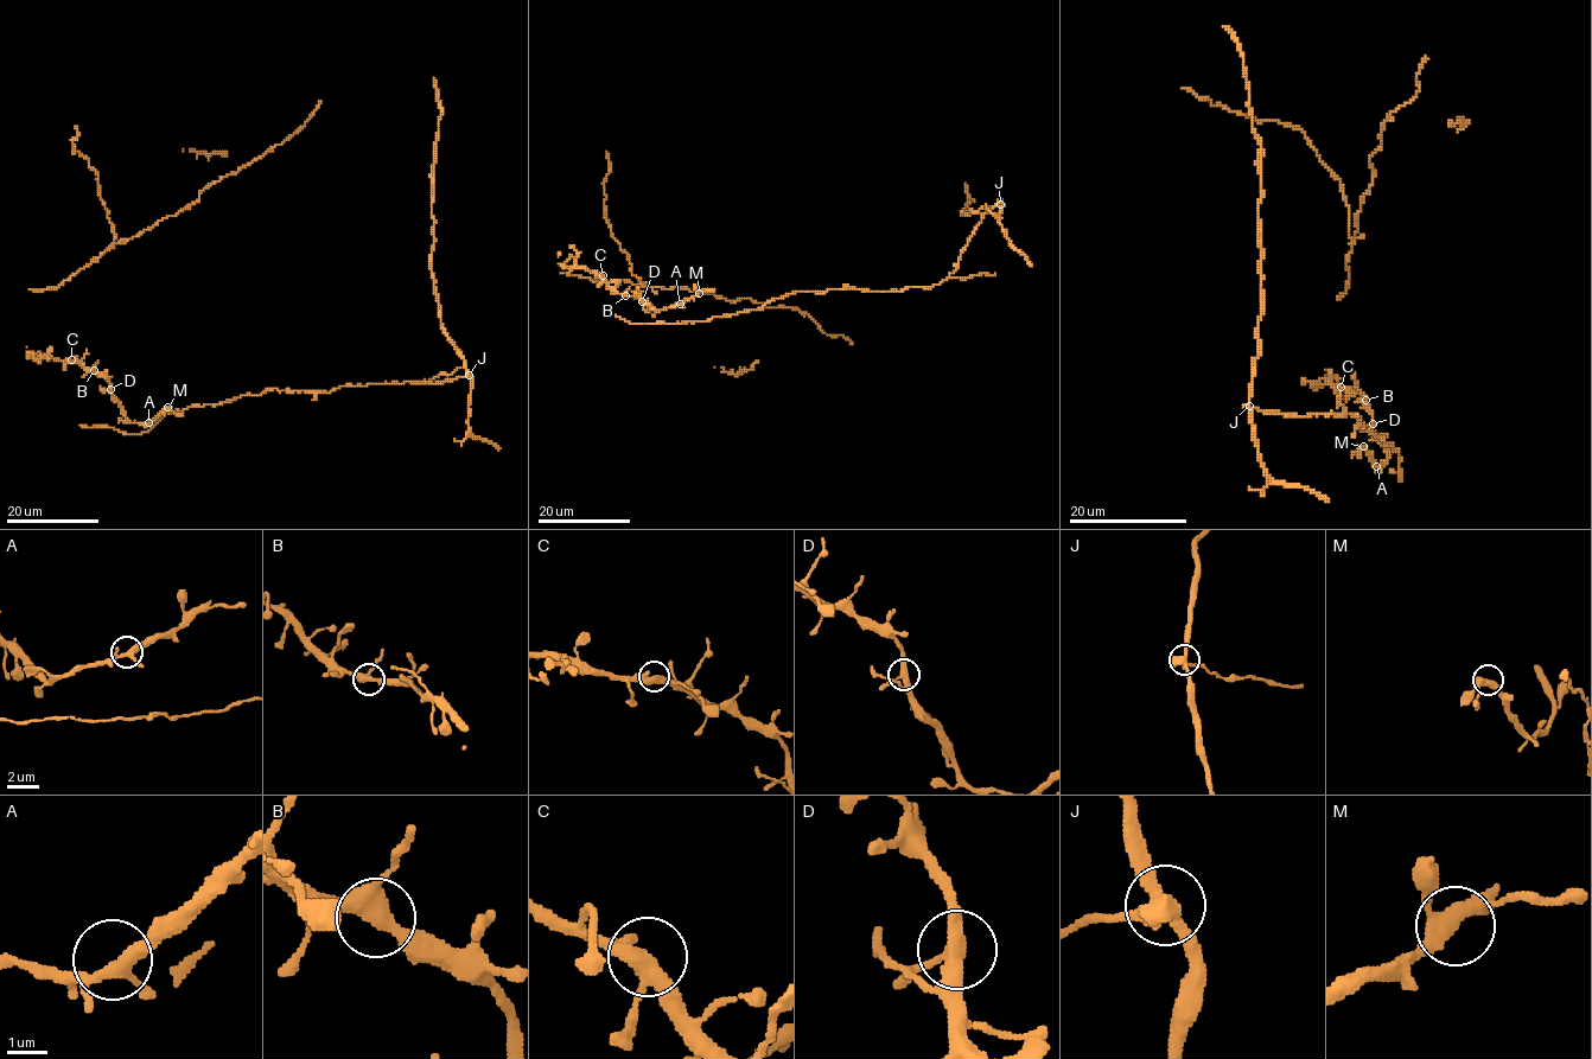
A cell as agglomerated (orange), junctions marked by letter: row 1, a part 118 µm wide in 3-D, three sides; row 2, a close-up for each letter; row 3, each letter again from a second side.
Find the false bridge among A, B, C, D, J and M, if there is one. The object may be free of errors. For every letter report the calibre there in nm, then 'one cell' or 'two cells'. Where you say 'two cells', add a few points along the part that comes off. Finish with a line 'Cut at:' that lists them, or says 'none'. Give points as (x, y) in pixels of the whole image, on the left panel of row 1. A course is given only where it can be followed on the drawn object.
A: 280 nm | one cell
B: 380 nm | one cell
C: 360 nm | one cell
D: 340 nm | one cell
J: 400 nm | two cells | (469, 375), (463, 356), (444, 327), (431, 268), (432, 167), (441, 114), (434, 78)
M: 380 nm | one cell
Cut at: J

